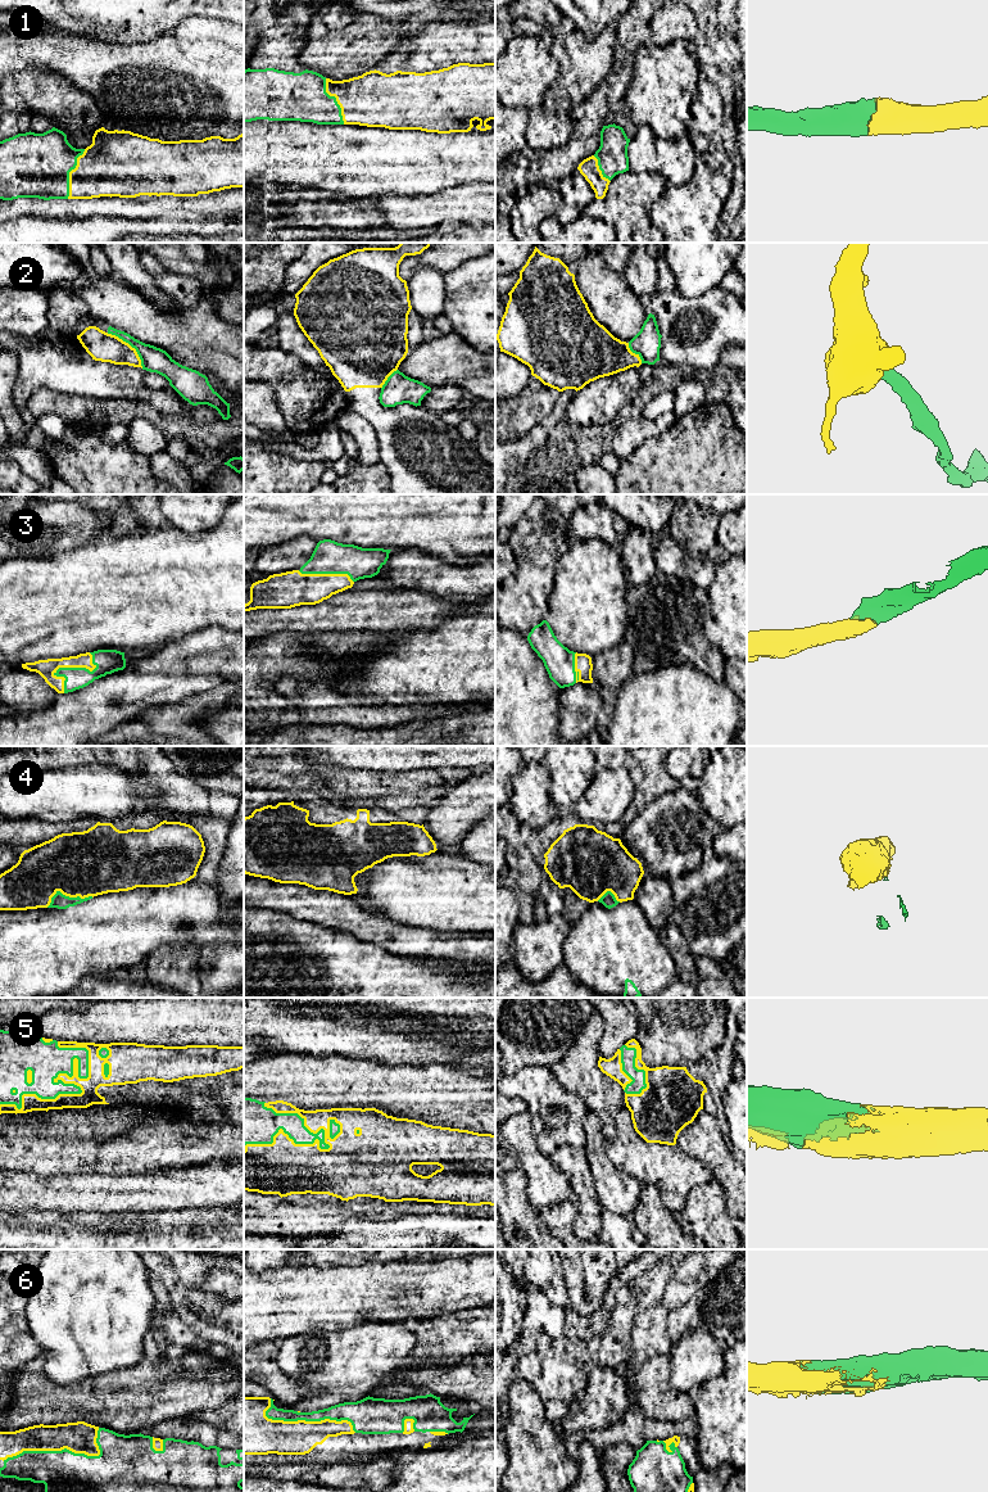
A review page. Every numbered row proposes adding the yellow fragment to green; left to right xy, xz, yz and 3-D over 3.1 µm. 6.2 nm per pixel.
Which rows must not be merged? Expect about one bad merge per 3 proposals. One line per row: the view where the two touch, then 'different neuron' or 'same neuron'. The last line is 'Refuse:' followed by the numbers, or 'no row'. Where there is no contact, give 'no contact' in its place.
1: meets green in xy; same neuron
2: meets green in xy; different neuron
3: meets green in xy; same neuron
4: meets green in xy; different neuron
5: meets green in xy; same neuron
6: meets green in xy; same neuron
Refuse: 2, 4

